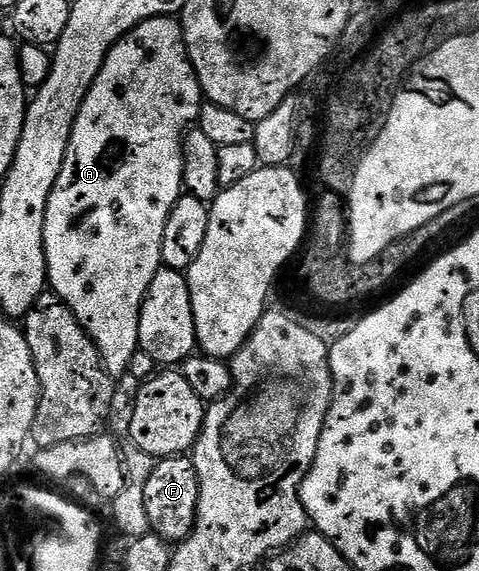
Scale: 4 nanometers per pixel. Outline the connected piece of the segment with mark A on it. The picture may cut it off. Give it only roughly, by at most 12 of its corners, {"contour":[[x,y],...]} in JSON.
{"contour":[[182,24],[107,52],[47,200],[50,292],[112,378],[184,196]]}

